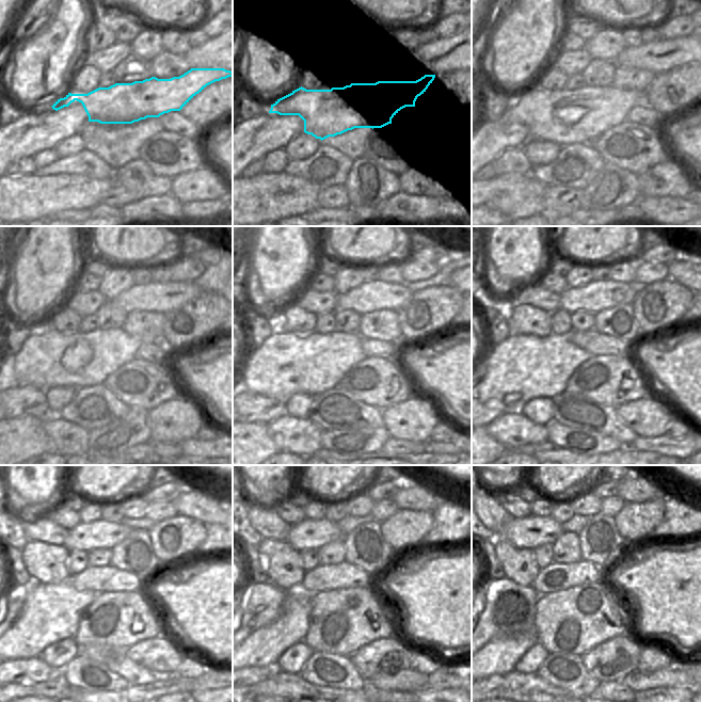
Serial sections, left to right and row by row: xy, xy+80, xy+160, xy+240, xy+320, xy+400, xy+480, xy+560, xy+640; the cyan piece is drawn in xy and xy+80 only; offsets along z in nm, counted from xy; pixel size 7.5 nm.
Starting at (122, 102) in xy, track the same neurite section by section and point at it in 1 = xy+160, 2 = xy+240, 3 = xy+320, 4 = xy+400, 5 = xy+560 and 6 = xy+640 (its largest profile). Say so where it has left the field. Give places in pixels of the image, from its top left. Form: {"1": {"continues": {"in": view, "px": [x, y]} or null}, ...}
{"1": {"continues": {"in": "xy+160", "px": [564, 116]}}, "2": {"continues": {"in": "xy+240", "px": [47, 359]}}, "3": {"continues": {"in": "xy+320", "px": [287, 363]}}, "4": {"continues": {"in": "xy+400", "px": [522, 367]}}, "5": {"continues": {"in": "xy+560", "px": [266, 644]}}, "6": {"continues": {"in": "xy+640", "px": [500, 655]}}}

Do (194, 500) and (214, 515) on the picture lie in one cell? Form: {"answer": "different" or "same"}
{"answer": "same"}

